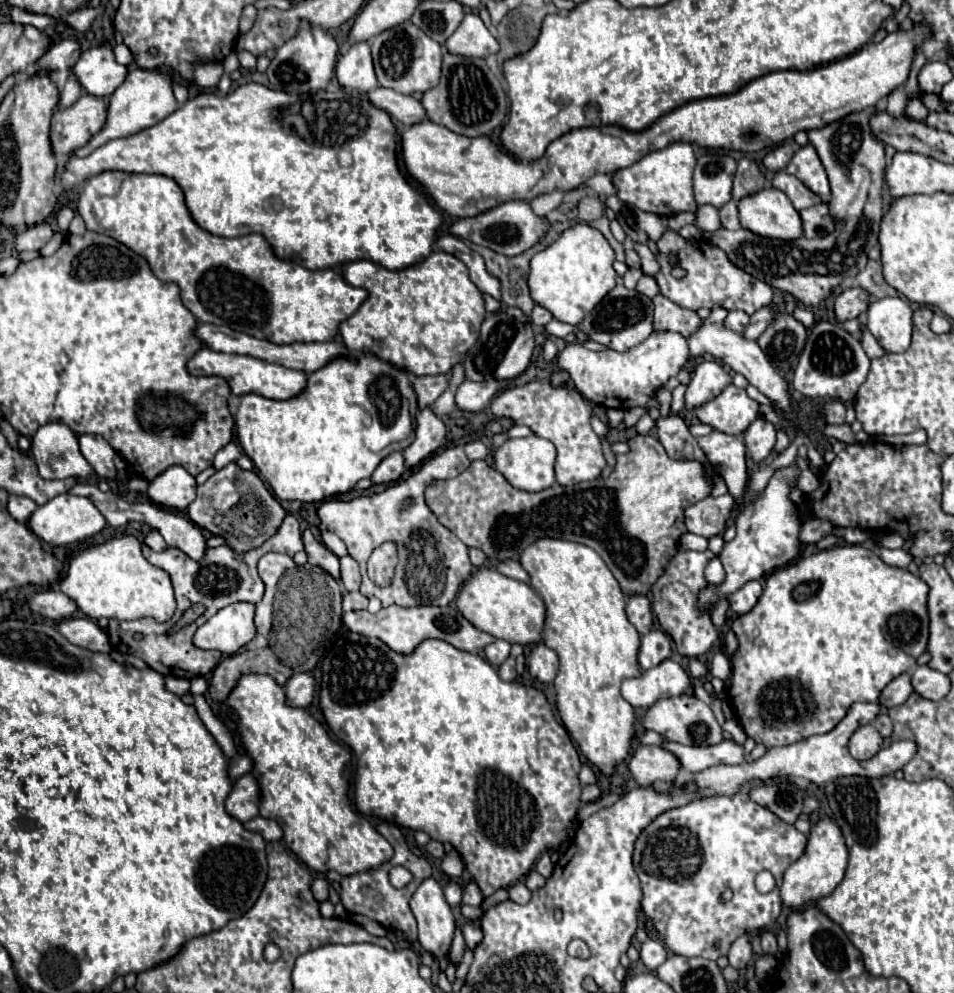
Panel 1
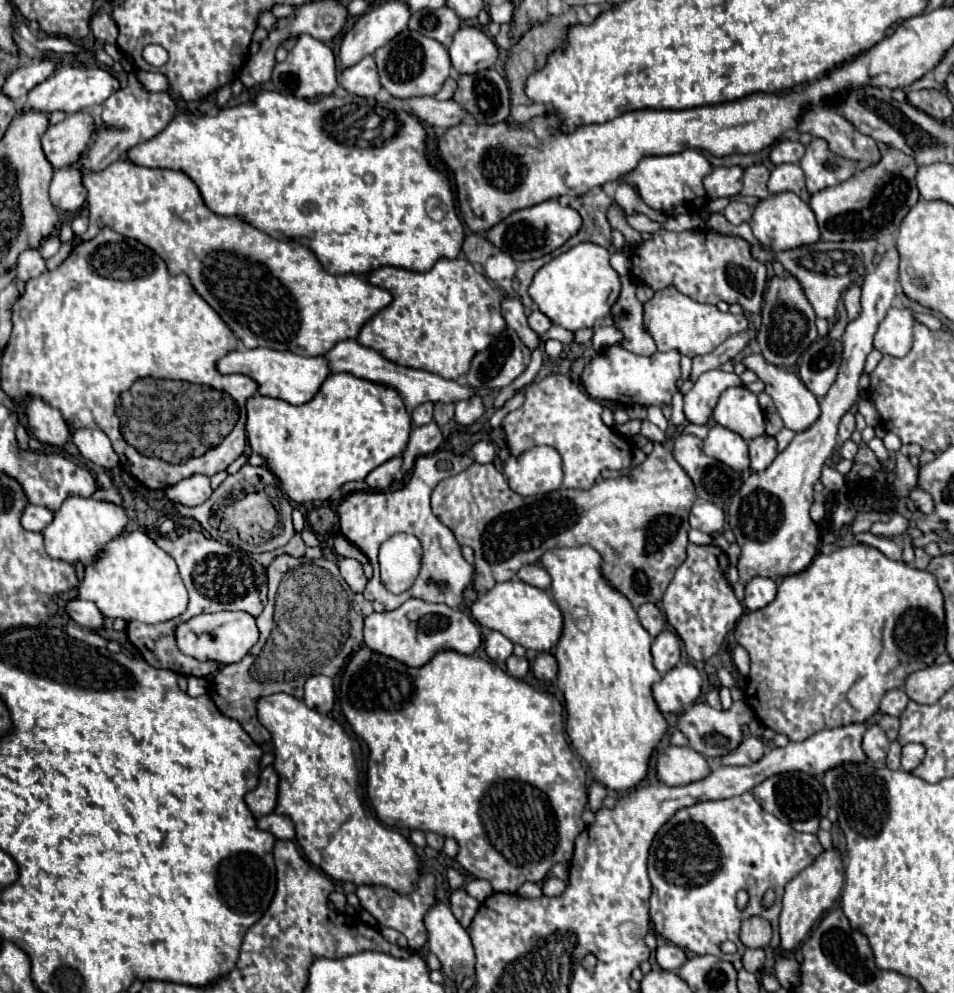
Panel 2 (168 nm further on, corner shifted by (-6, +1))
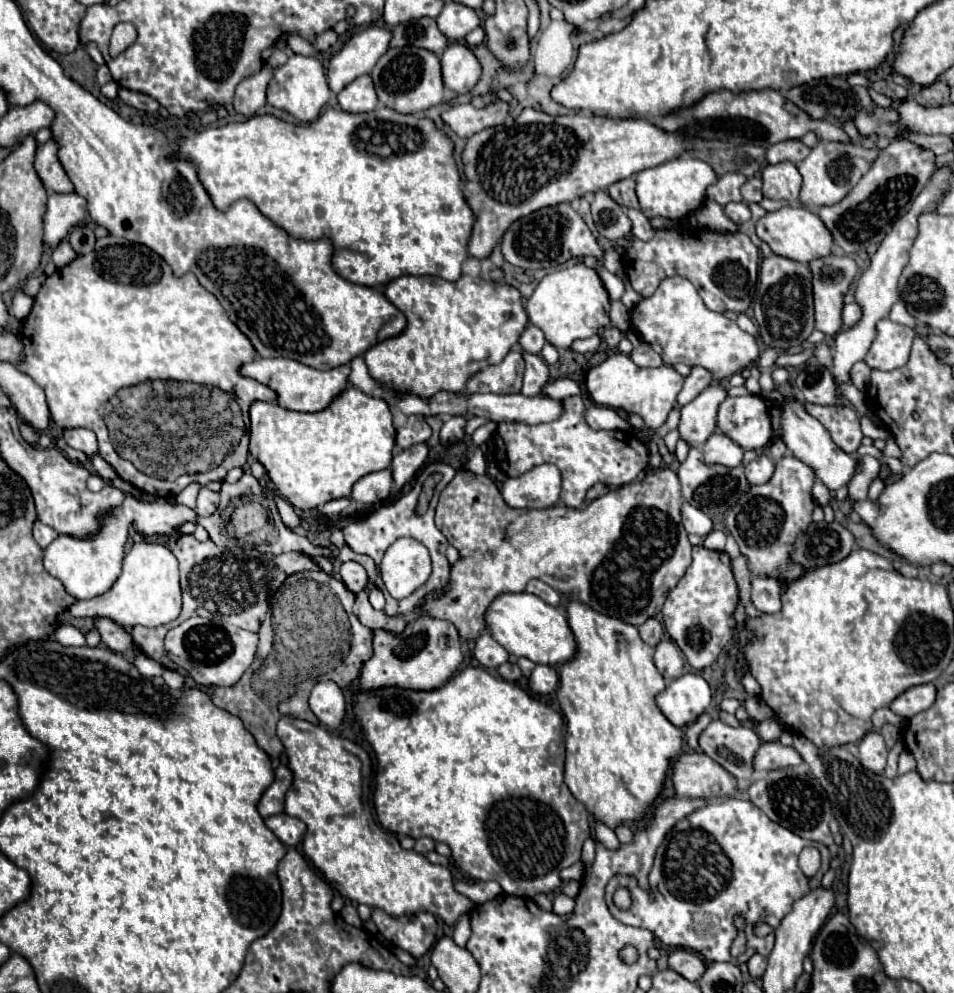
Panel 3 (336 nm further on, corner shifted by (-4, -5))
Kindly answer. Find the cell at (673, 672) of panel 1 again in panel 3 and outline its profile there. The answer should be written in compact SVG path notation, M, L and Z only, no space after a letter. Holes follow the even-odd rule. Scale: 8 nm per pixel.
M684 673L656 697L656 705L672 725L684 727L694 723L710 705L710 687L702 675Z

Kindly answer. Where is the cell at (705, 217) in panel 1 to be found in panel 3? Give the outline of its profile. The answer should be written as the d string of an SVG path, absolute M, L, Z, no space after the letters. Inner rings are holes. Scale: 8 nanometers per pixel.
M754 177L754 179L748 179L746 183L744 183L744 187L742 187L742 199L746 201L746 203L752 203L752 201L756 201L756 203L760 203L762 201L762 179L758 179L758 177Z

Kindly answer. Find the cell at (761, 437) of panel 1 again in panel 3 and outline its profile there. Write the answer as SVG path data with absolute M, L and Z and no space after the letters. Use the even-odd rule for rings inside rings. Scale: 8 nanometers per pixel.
M758 453L758 457L746 465L746 479L750 485L762 485L770 475L774 475L774 461L766 453Z

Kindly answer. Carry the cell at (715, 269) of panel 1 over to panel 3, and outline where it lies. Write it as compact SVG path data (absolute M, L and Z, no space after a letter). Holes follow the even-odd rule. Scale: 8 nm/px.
M656 229L654 237L650 241L640 241L638 237L632 237L632 235L630 235L630 239L632 239L632 245L626 249L626 253L622 257L622 265L624 265L624 273L630 277L634 291L638 291L642 297L650 297L662 279L680 275L680 277L690 279L690 283L700 293L704 305L712 311L744 313L750 307L754 291L756 291L760 249L750 241L748 235L744 235L744 233L714 233L708 229L688 229L688 231Z

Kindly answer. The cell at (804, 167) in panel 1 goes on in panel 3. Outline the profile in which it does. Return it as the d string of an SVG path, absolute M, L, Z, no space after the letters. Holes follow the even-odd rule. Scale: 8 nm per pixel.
M820 141L804 161L796 163L796 167L804 179L802 189L800 189L800 201L804 205L814 205L814 207L834 205L834 203L842 201L856 187L856 183L862 179L862 175L866 175L866 171L872 167L874 159L878 157L878 151L880 151L880 147L866 149L858 143Z

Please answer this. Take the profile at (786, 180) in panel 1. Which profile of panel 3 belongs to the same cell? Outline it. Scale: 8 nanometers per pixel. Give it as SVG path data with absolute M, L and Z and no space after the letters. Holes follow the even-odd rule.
M782 161L776 165L766 165L762 171L762 193L768 199L796 201L802 185L802 177L794 163Z

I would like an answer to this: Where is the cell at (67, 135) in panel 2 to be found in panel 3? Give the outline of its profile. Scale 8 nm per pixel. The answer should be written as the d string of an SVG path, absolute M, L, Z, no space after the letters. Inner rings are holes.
M48 141L44 145L38 147L36 151L36 161L34 161L34 169L40 177L40 181L44 183L44 187L48 191L56 191L56 193L70 193L74 191L72 181L68 179L66 171L62 169L58 157L56 157L56 143Z

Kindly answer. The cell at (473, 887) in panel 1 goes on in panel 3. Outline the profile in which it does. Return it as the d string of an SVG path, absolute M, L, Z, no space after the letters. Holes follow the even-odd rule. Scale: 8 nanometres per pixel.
M282 717L276 731L278 731L280 741L286 747L288 765L294 771L294 783L290 791L286 793L284 811L306 823L308 831L302 841L303 854L324 873L328 883L340 895L344 895L350 901L358 901L368 907L374 907L374 909L382 909L384 913L392 917L402 917L408 913L414 915L414 913L426 911L426 913L440 917L444 923L452 927L462 915L472 911L474 903L454 889L452 873L448 867L434 865L424 855L402 849L396 835L372 823L372 813L368 813L362 803L362 773L360 773L362 763L356 755L352 755L346 749L344 739L334 737L322 725L312 725L308 721L292 719L292 717Z

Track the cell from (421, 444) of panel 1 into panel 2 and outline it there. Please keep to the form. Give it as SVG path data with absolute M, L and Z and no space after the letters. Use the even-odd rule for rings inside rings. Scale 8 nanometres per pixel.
M436 421L412 429L410 441L408 441L406 451L404 451L404 455L402 455L402 459L404 459L402 469L404 469L404 471L410 471L410 469L414 467L414 459L416 459L416 457L434 453L434 451L442 445L442 439L444 439L444 437L442 437L442 431L440 431L440 427L436 425Z

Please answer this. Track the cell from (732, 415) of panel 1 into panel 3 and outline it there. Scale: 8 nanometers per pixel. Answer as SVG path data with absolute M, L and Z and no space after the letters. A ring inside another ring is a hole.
M760 395L744 397L726 397L718 409L718 429L738 443L744 451L748 449L766 449L772 441L782 435L782 407L770 401L770 409Z

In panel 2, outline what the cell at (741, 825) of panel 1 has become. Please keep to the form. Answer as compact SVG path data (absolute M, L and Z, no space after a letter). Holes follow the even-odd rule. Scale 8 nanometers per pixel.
M752 793L684 807L662 825L648 855L648 875L652 881L650 919L654 929L690 953L710 953L724 961L736 961L744 953L744 945L738 939L740 923L752 915L760 915L768 919L774 929L770 947L778 949L778 917L784 887L822 851L816 835L800 833L766 813ZM740 889L750 895L744 909L738 909L734 899ZM768 889L776 893L772 907L762 905ZM726 939L738 945L736 955L724 955L720 951L720 943Z

